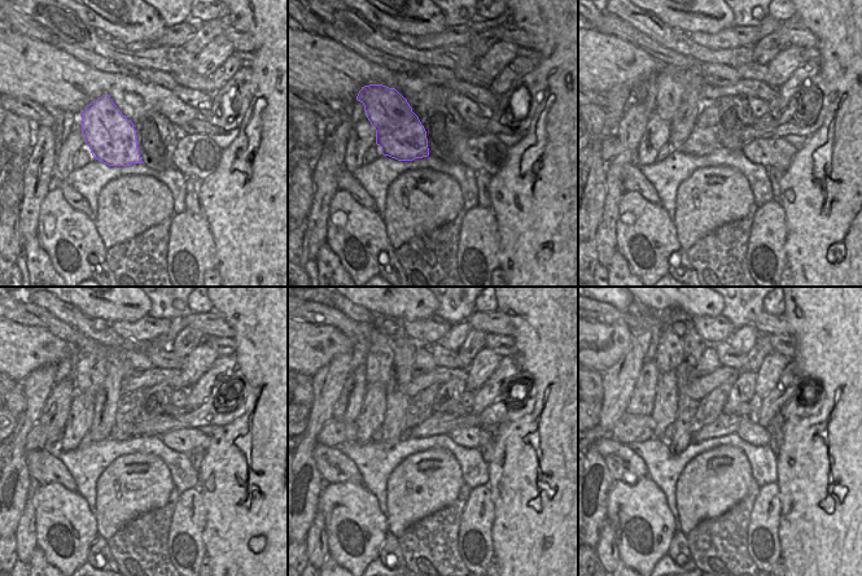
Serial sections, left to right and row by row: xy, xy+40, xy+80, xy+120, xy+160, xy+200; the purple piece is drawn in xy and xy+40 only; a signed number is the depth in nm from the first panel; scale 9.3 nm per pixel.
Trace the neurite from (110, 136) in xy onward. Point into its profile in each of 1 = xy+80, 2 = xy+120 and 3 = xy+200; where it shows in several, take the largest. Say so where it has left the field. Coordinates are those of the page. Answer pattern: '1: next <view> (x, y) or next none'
1: next xy+80 (670, 82)
2: next xy+120 (91, 367)
3: next xy+200 (669, 356)

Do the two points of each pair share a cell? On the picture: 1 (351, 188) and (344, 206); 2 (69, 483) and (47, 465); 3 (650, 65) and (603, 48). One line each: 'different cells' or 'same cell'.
1: different cells
2: same cell
3: same cell

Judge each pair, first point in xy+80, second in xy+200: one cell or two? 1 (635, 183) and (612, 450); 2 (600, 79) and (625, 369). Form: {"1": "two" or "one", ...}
{"1": "one", "2": "two"}

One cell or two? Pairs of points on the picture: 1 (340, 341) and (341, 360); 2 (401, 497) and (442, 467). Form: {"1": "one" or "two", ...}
{"1": "two", "2": "one"}

